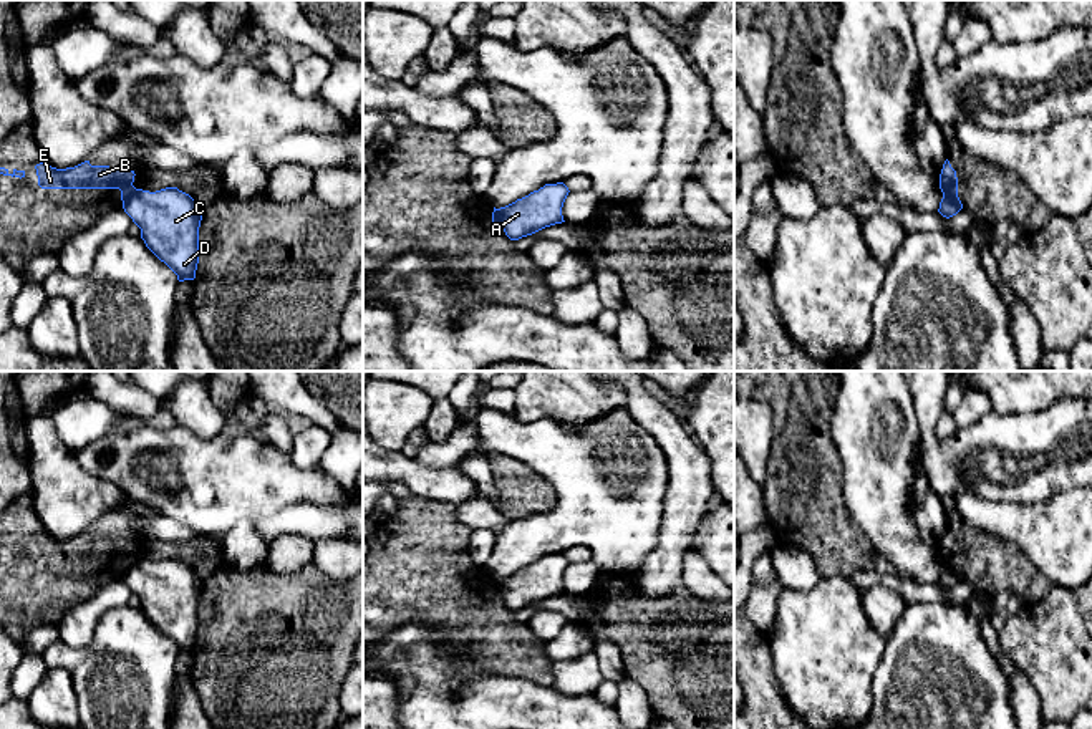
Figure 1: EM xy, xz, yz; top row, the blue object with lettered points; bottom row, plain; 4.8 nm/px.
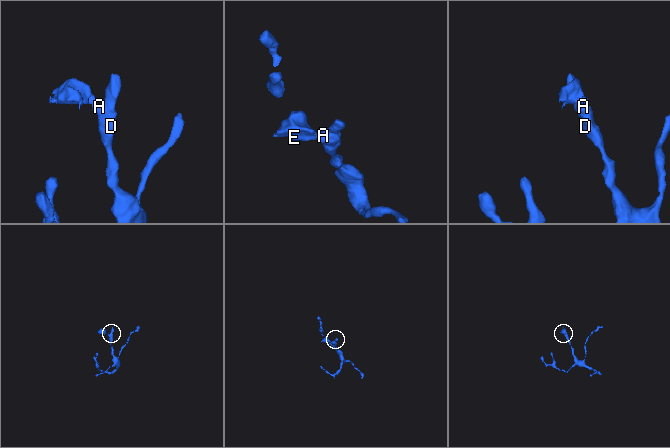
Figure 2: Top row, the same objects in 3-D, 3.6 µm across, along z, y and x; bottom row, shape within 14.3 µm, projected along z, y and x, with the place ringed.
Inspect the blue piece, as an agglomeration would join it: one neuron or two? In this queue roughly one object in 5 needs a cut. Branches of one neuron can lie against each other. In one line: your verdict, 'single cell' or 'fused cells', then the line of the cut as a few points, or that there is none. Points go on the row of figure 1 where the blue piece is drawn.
fused cells; cut in xy along (135, 188), (123, 202)

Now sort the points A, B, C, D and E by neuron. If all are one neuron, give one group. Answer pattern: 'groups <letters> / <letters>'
groups A C D / B E

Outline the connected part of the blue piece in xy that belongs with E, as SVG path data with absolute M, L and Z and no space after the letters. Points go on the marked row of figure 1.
M43 161L36 164L35 169L41 189L119 189L123 202L136 189L133 186L134 171L91 166L89 161L66 169L51 167Z

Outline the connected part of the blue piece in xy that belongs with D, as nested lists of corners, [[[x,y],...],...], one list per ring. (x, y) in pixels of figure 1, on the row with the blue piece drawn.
[[[177,187],[156,192],[134,189],[123,209],[141,229],[146,247],[179,282],[196,278],[202,210],[189,194]]]

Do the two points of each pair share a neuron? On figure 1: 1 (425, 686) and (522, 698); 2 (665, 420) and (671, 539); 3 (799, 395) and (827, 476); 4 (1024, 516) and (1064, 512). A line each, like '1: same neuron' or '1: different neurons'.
1: same neuron
2: same neuron
3: same neuron
4: same neuron

